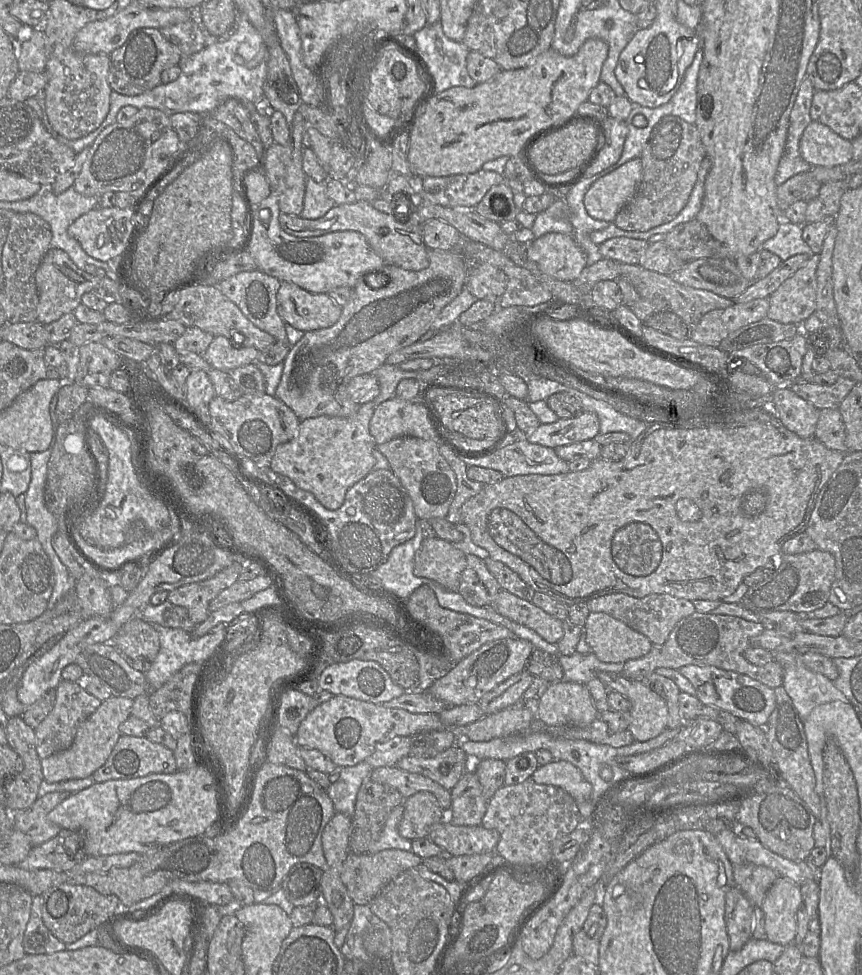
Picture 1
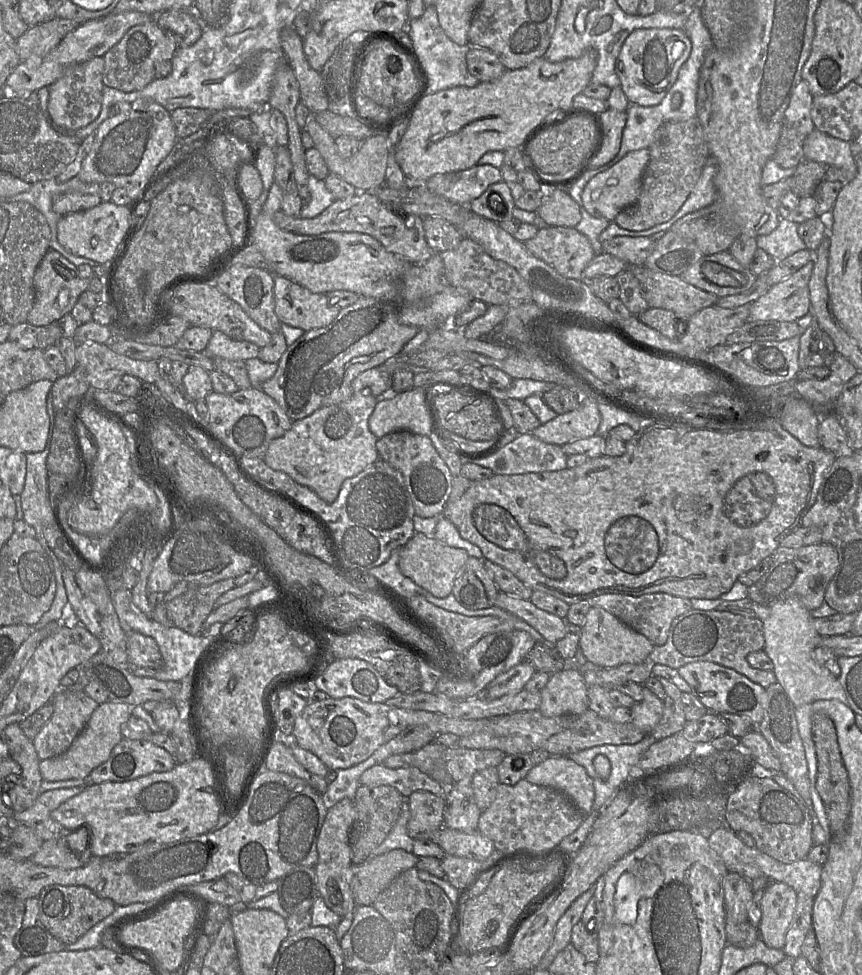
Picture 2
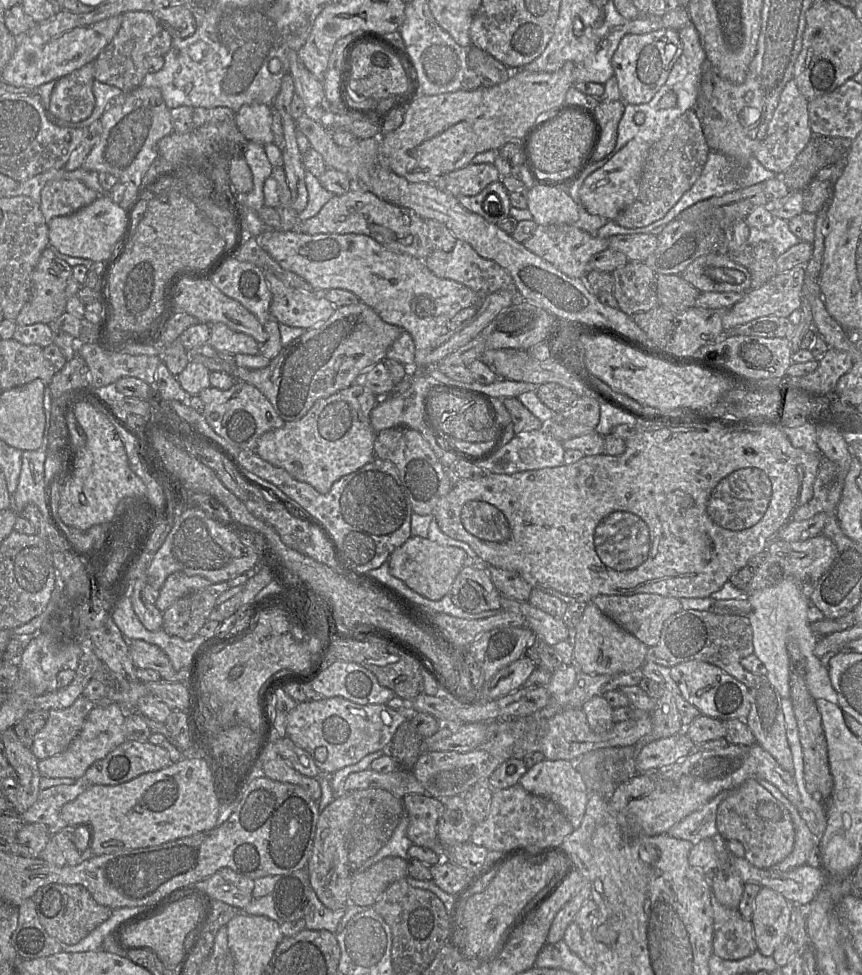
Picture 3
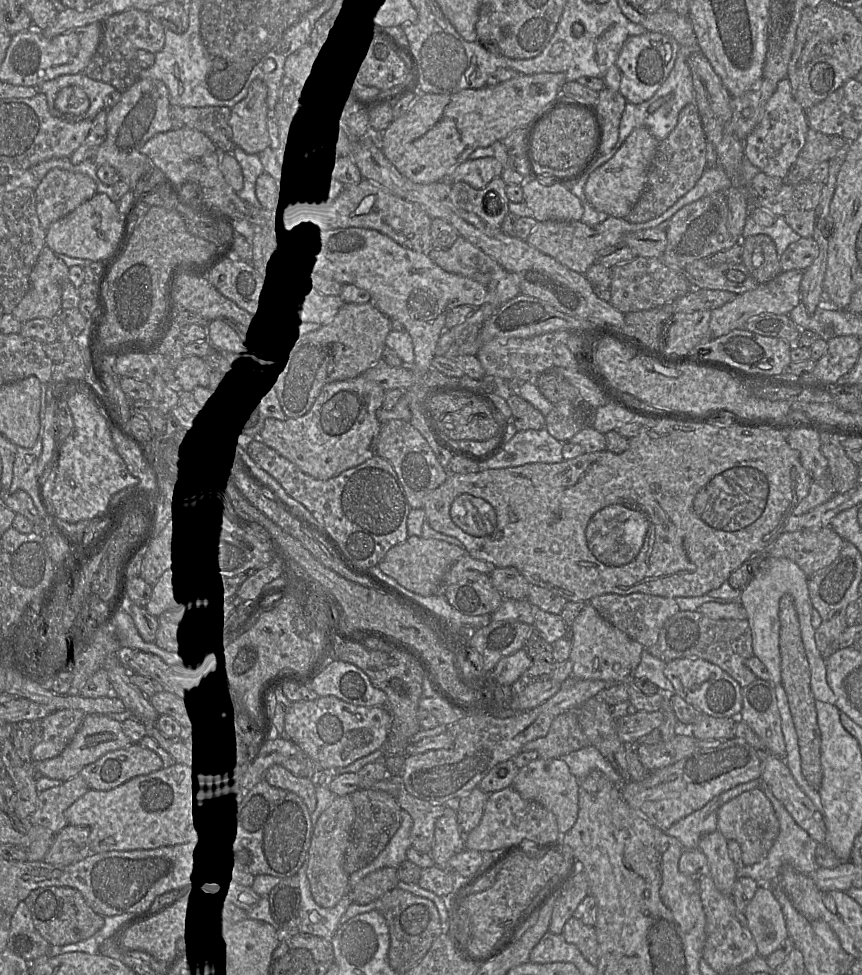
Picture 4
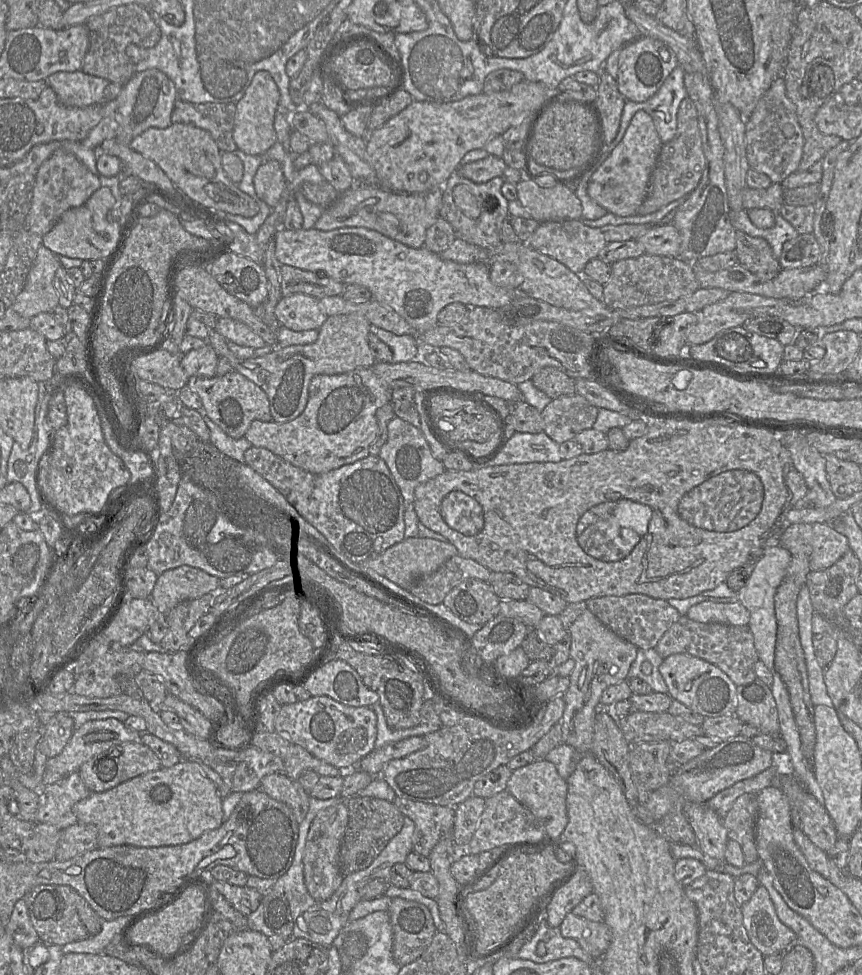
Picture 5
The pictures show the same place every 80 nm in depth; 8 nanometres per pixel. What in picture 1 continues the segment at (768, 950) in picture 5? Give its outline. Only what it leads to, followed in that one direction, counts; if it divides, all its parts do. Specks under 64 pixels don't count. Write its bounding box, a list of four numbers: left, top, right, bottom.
[760,878,801,947]

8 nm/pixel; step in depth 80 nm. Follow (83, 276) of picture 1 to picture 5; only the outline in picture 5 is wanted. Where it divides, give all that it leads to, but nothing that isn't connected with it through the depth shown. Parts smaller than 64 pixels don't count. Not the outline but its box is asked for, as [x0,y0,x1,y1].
[10,245,61,319]

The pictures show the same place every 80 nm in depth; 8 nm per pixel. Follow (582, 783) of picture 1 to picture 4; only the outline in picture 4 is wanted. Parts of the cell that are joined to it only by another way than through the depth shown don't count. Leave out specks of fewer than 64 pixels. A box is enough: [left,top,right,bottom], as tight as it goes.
[512,758,579,835]

